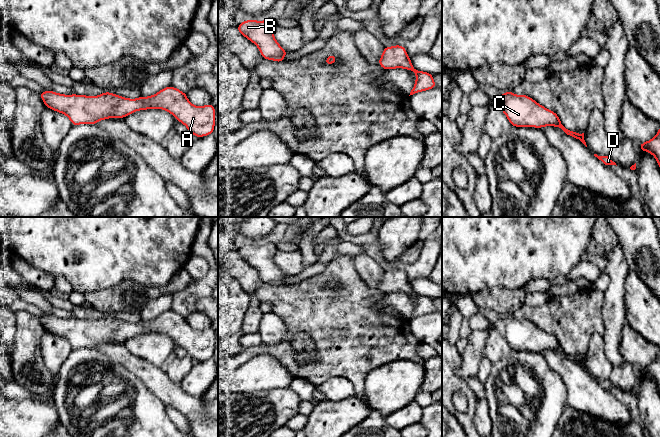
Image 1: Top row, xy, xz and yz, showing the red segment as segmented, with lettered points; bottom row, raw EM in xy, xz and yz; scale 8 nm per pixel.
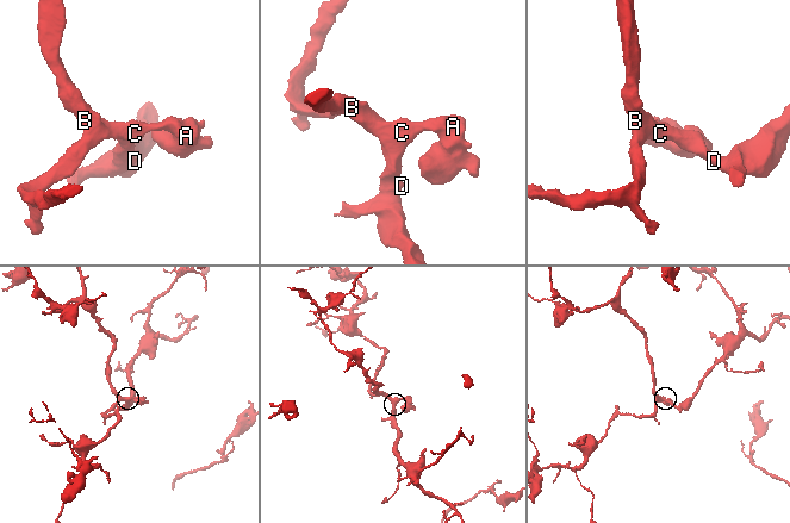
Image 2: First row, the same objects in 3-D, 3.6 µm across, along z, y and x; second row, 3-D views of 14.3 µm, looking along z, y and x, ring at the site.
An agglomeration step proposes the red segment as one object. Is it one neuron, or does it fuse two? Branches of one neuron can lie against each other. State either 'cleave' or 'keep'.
keep

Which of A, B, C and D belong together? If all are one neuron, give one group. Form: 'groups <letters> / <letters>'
groups A B C D

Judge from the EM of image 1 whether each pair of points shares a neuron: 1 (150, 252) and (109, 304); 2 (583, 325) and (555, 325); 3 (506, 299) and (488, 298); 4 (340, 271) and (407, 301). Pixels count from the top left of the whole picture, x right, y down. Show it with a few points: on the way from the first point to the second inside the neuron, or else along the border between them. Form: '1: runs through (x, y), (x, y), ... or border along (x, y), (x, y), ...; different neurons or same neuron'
1: border along (151, 286), (123, 280), (106, 289); different neurons
2: runs through (576, 325), (562, 325); same neuron
3: runs through (502, 299), (492, 299); same neuron
4: border along (382, 297), (382, 300), (375, 308), (396, 317); different neurons

